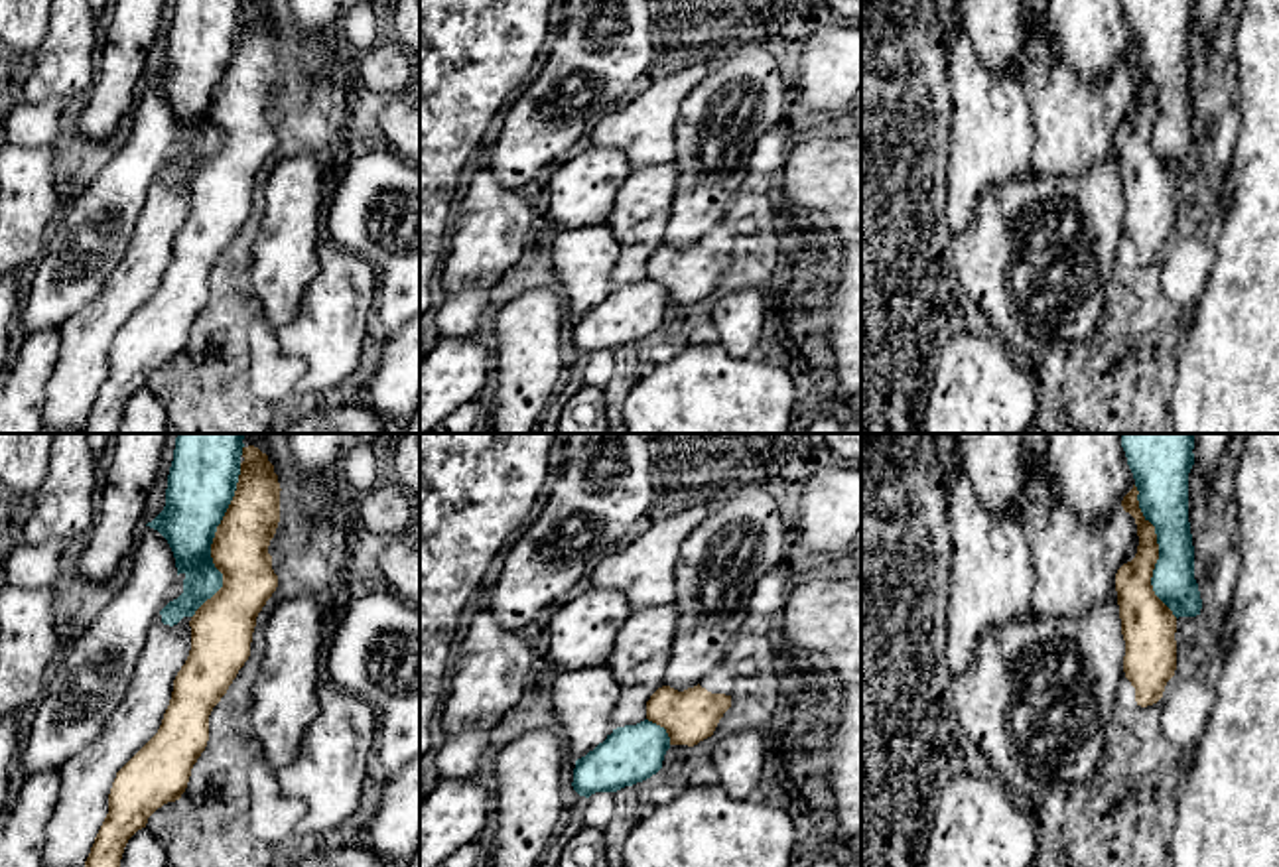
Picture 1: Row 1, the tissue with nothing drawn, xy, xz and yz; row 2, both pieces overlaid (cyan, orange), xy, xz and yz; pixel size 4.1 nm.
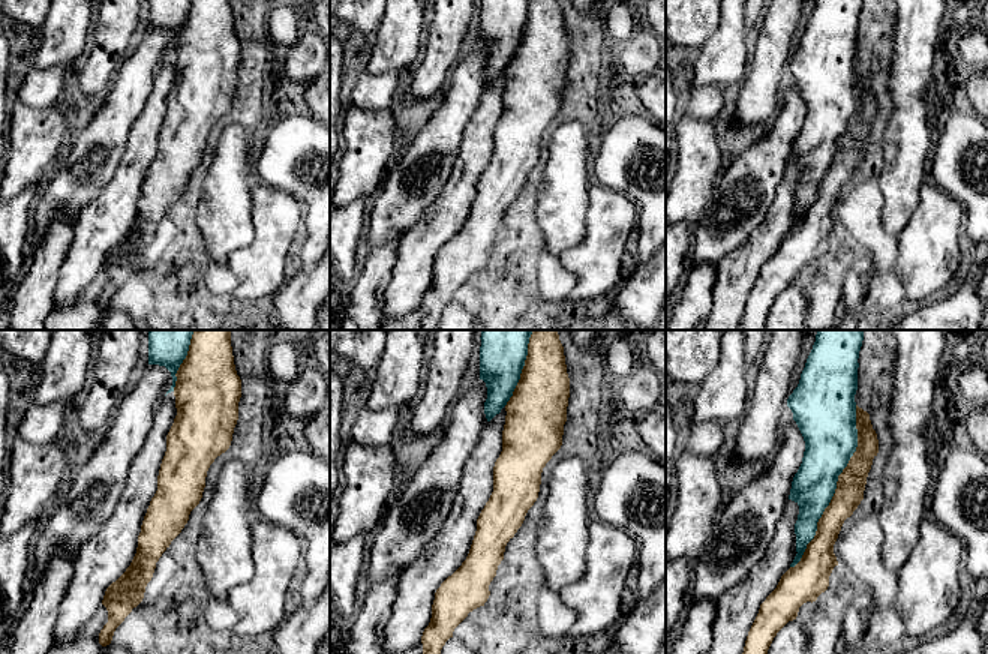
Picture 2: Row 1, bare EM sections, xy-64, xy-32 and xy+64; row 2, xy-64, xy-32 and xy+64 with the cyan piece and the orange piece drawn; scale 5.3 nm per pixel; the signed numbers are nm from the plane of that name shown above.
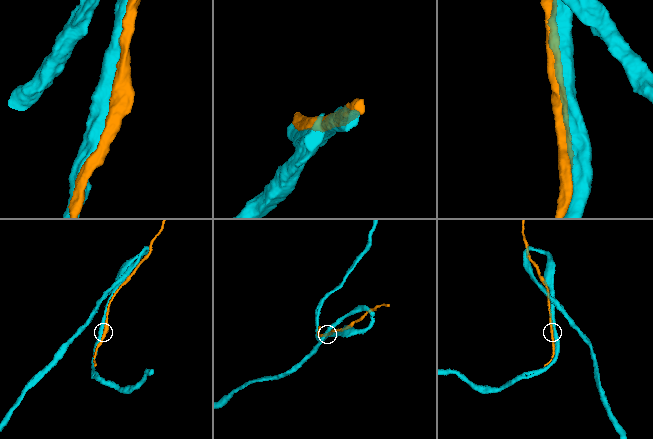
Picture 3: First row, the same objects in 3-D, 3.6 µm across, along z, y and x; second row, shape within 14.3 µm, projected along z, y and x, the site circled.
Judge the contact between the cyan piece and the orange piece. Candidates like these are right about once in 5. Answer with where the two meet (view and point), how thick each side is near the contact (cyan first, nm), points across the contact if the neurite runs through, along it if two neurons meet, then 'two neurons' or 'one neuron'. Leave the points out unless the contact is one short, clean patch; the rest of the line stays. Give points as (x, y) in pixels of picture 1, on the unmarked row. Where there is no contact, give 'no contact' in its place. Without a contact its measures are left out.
contact xy (211, 99); calibres 280 and 240 nm; two neurons

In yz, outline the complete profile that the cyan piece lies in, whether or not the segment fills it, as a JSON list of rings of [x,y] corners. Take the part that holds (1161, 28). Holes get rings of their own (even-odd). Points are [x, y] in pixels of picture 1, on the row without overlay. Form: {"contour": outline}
{"contour": [[[1121,0],[1139,49],[1139,67],[1155,85],[1159,118],[1151,144],[1155,154],[1178,175],[1202,167],[1194,138],[1194,104],[1188,81],[1188,32],[1194,0]]]}

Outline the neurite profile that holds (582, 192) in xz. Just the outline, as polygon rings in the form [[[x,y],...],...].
[[[591,146],[548,175],[548,219],[558,231],[605,225],[631,171],[621,150]]]

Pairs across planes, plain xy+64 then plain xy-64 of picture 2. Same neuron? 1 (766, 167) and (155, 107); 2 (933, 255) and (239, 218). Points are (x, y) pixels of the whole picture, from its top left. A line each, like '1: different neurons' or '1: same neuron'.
1: different neurons
2: different neurons

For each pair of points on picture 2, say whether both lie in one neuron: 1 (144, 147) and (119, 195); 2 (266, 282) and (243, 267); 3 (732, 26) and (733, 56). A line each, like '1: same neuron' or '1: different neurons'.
1: same neuron
2: same neuron
3: same neuron

